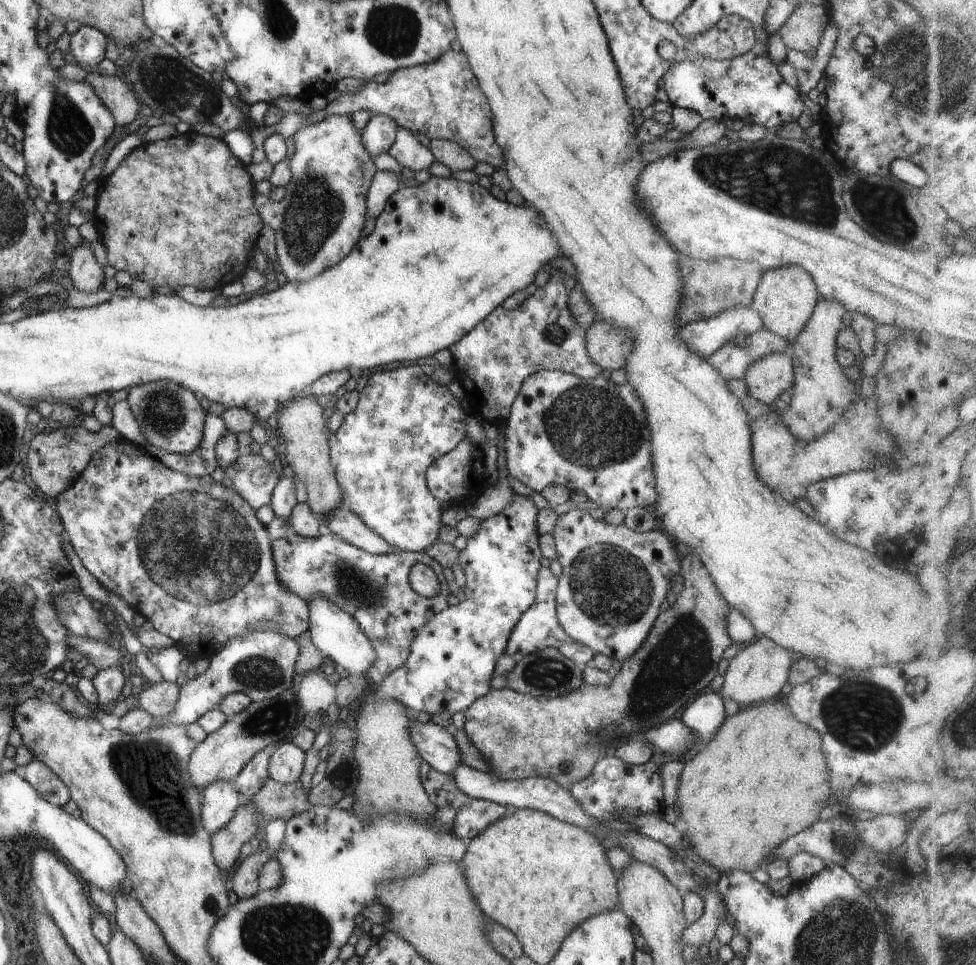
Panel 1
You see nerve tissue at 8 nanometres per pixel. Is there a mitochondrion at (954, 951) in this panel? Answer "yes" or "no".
yes

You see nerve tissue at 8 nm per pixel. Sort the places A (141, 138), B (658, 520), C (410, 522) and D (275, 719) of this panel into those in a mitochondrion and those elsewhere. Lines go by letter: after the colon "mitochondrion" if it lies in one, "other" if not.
A: other
B: other
C: other
D: mitochondrion

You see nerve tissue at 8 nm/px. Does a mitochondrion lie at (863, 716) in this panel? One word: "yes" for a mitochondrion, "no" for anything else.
yes

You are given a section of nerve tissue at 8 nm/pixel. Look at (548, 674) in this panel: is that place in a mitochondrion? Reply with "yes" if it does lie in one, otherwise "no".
yes

